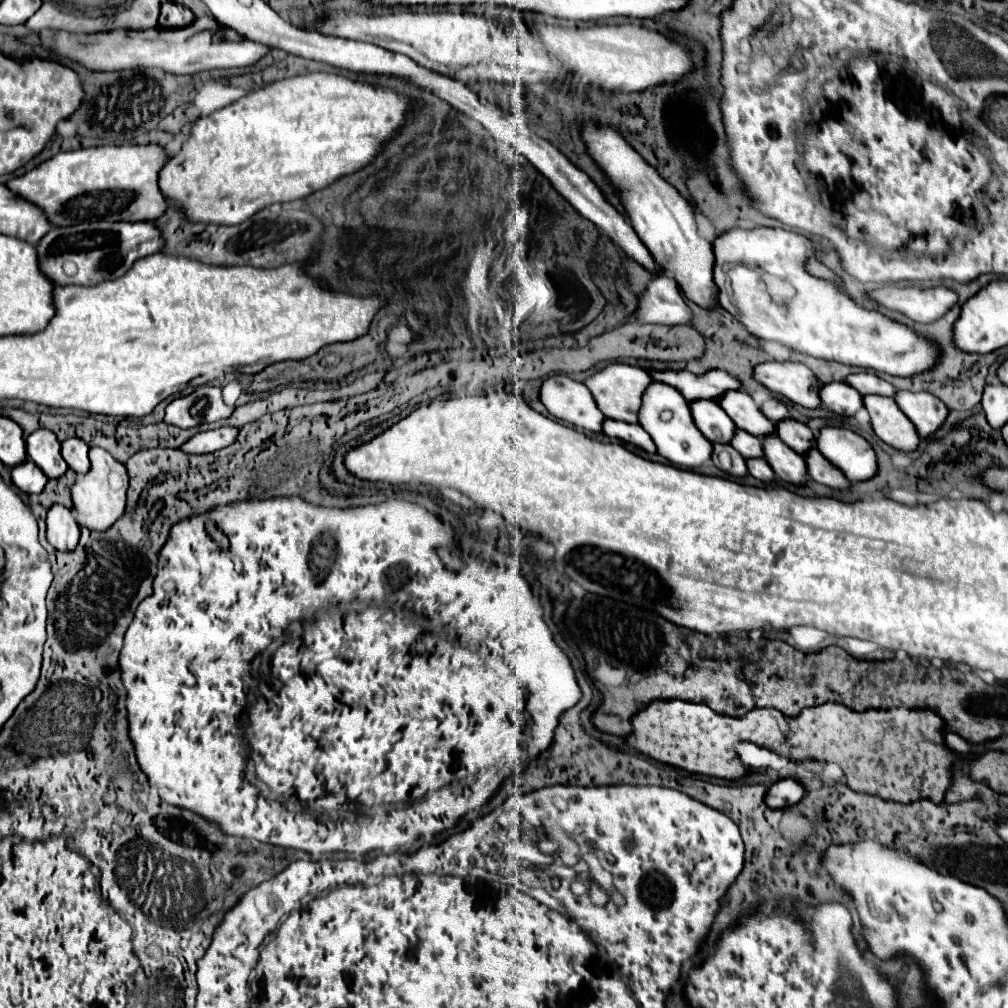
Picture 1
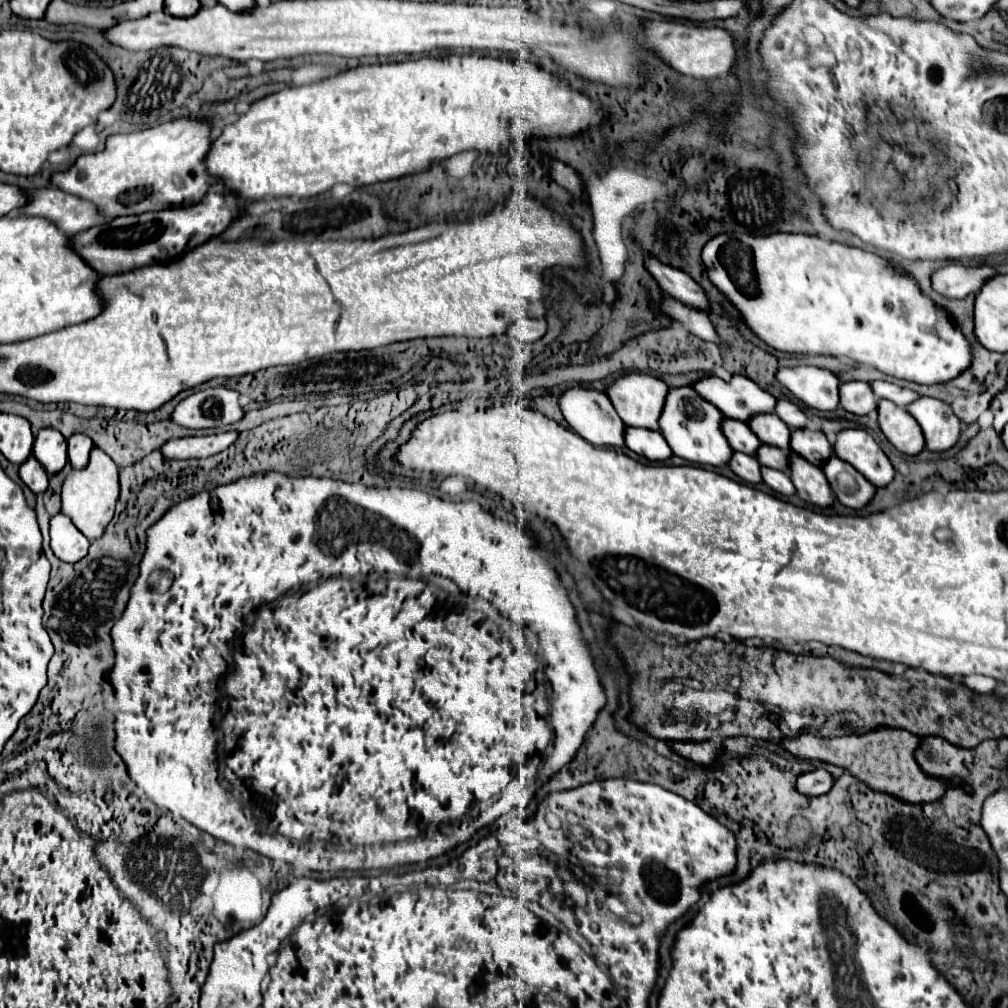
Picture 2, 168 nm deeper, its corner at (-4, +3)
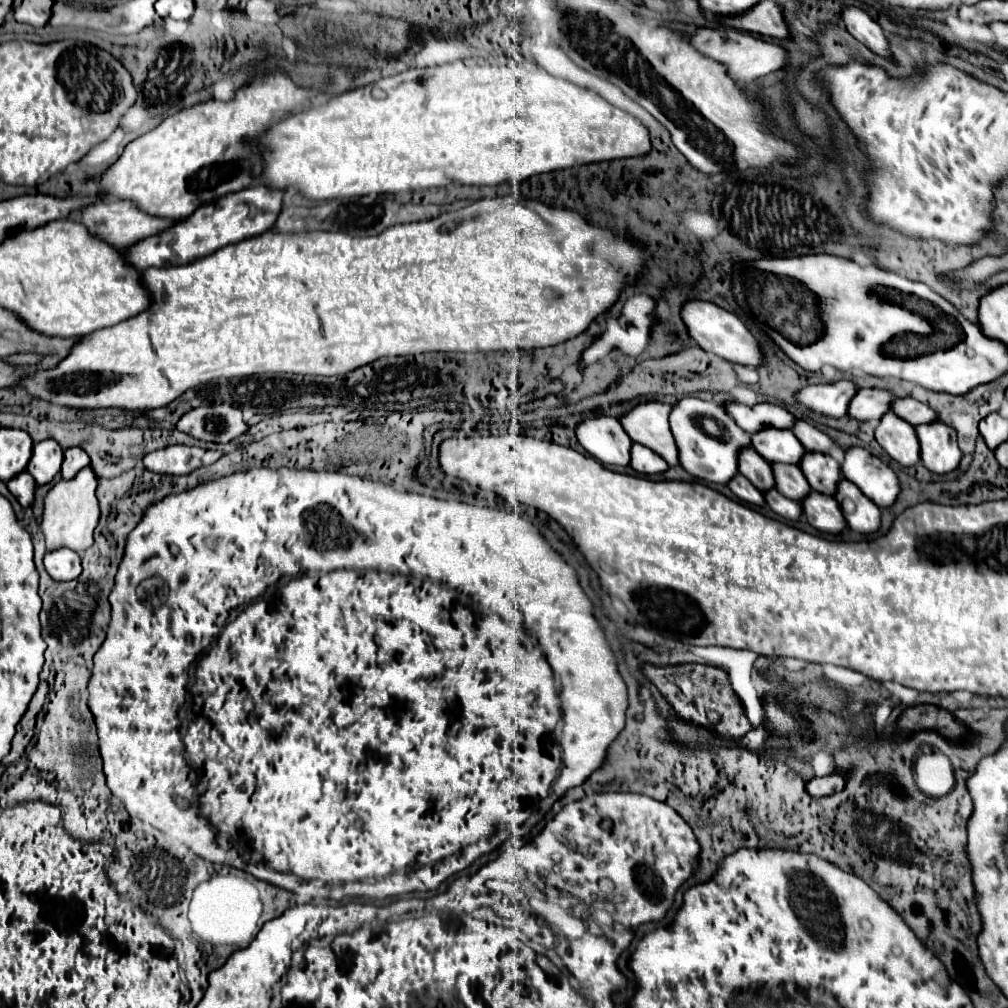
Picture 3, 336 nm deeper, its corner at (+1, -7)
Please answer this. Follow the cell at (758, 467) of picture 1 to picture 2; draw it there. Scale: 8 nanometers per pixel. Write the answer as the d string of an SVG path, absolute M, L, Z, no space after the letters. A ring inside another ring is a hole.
M761 467L761 475L763 475L763 481L771 489L775 489L777 493L781 493L781 495L793 495L795 493L795 487L793 487L787 473L783 473L779 469L771 469L771 467Z

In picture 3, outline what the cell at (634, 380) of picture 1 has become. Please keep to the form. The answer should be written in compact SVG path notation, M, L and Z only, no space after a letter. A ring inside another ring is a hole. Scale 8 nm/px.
M656 401L640 403L628 415L624 415L620 423L622 427L626 427L626 433L634 443L652 449L670 467L676 467L680 465L680 461L678 461L676 441L668 425L670 411L672 407L666 403L656 403Z

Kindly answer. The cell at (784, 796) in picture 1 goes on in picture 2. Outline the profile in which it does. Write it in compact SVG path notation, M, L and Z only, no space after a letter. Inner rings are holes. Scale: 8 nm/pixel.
M815 769L815 771L803 773L795 781L795 789L801 795L809 795L809 797L817 797L817 795L827 793L831 789L831 785L833 785L833 777L825 769Z

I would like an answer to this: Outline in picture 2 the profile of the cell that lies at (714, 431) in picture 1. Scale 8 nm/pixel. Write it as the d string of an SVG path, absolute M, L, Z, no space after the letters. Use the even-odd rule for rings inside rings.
M725 417L721 421L721 431L727 437L729 445L733 447L733 451L755 455L755 449L761 445L761 441L755 437L755 433L751 433L749 425L743 421L735 421L735 419Z

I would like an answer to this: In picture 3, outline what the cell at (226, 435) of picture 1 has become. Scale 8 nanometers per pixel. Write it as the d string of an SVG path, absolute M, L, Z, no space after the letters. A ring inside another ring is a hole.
M170 445L166 449L158 449L154 453L144 455L144 467L154 473L186 475L202 465L212 465L220 457L220 451L206 451L188 445Z

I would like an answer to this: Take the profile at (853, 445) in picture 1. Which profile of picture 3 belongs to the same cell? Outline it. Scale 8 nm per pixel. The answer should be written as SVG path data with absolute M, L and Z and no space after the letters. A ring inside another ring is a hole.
M852 447L846 451L842 473L878 507L890 507L900 495L898 475L862 447Z

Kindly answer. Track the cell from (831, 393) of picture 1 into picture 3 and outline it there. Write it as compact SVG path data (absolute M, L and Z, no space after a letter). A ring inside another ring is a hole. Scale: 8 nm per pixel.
M860 389L850 403L848 415L860 421L882 419L882 415L890 411L894 399L896 397L886 389Z

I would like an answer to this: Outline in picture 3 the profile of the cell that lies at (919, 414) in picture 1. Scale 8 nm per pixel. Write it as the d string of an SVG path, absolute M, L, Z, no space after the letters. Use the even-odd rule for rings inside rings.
M942 421L930 423L930 427L916 427L920 439L920 457L928 471L936 475L950 473L958 467L962 451L956 443L956 431Z

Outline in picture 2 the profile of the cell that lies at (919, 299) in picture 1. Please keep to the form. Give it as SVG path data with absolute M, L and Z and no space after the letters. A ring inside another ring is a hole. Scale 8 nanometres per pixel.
M947 265L933 273L931 287L939 295L947 299L963 299L973 291L979 291L985 279L993 277L995 271L987 265L983 267L961 267L961 265Z

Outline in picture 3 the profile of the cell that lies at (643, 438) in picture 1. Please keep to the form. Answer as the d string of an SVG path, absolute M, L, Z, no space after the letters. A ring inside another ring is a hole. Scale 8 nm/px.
M640 443L632 445L632 469L642 473L642 475L654 475L654 473L664 473L668 469L668 463L662 461L662 457L654 455L648 447L642 447Z

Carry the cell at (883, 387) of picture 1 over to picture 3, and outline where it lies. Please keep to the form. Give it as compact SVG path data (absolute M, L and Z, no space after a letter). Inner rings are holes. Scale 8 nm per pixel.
M904 397L904 399L896 399L892 403L892 411L906 419L910 425L918 427L918 425L928 425L928 423L934 423L938 421L938 415L934 413L934 409L930 409L926 403L920 403L912 397Z

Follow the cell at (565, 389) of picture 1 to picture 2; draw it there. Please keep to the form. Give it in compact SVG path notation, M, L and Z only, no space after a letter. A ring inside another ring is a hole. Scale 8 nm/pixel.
M569 387L559 395L559 409L569 423L571 429L575 429L577 435L581 435L591 445L623 445L623 421L619 421L619 415L615 413L609 397L603 391L597 389L585 389L585 387Z

